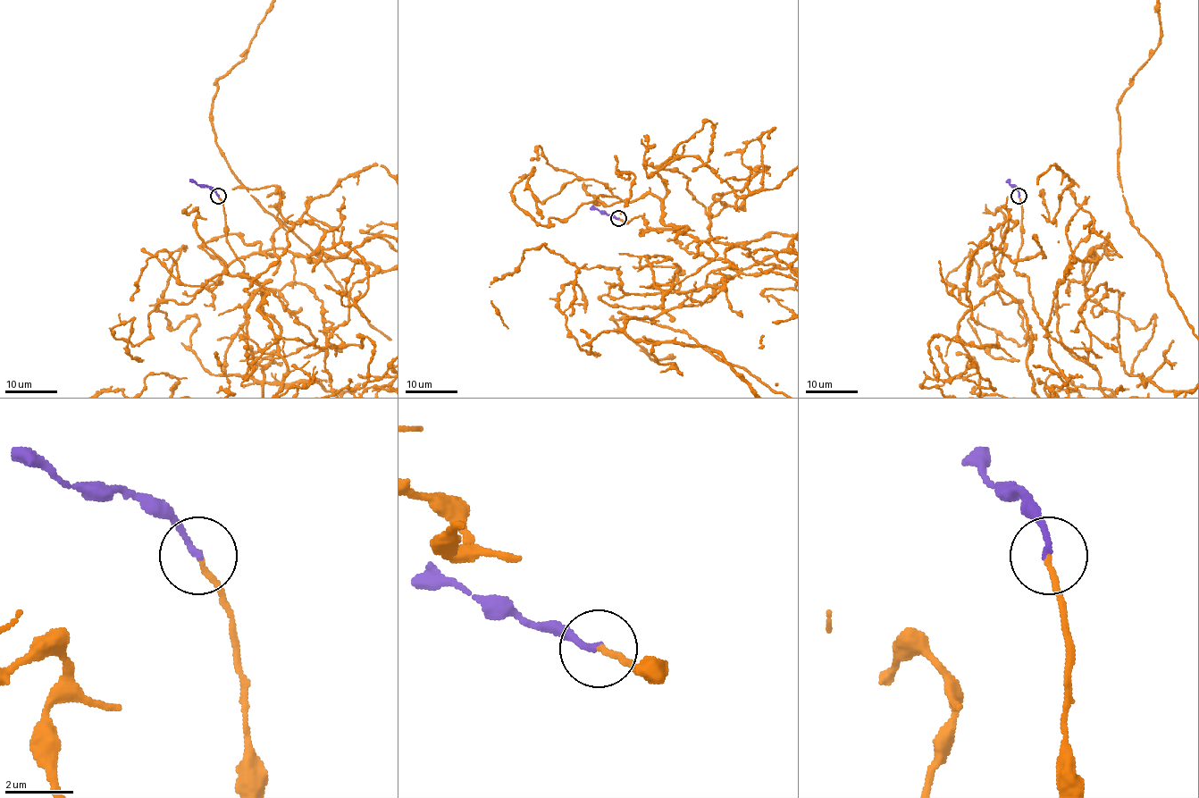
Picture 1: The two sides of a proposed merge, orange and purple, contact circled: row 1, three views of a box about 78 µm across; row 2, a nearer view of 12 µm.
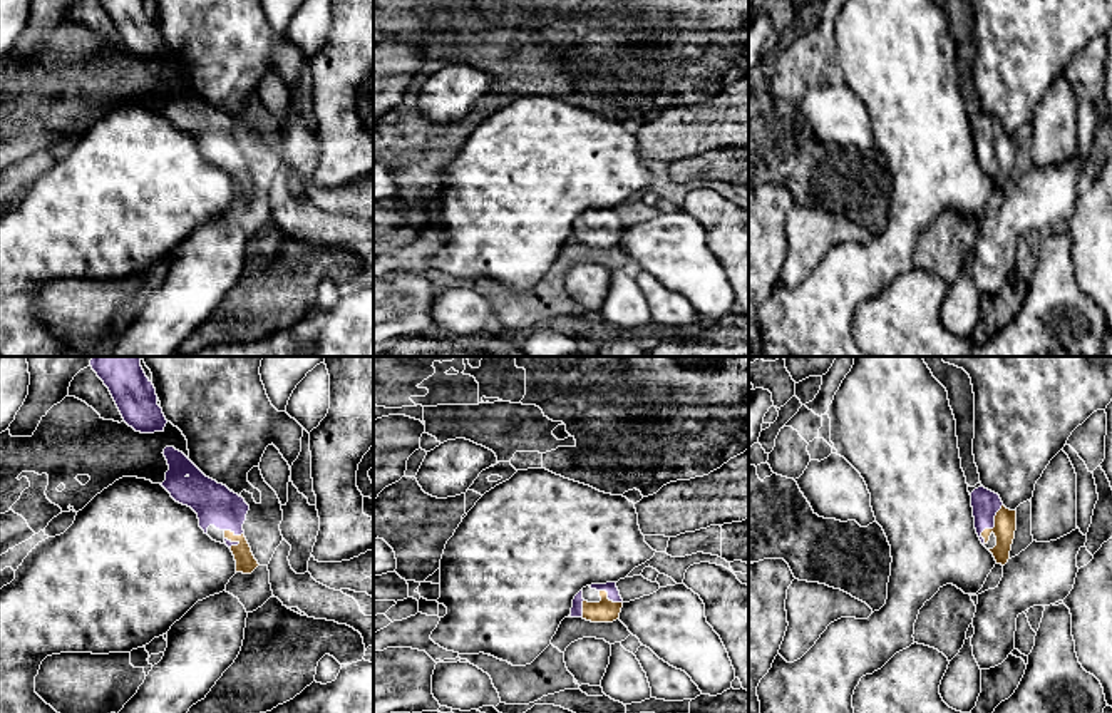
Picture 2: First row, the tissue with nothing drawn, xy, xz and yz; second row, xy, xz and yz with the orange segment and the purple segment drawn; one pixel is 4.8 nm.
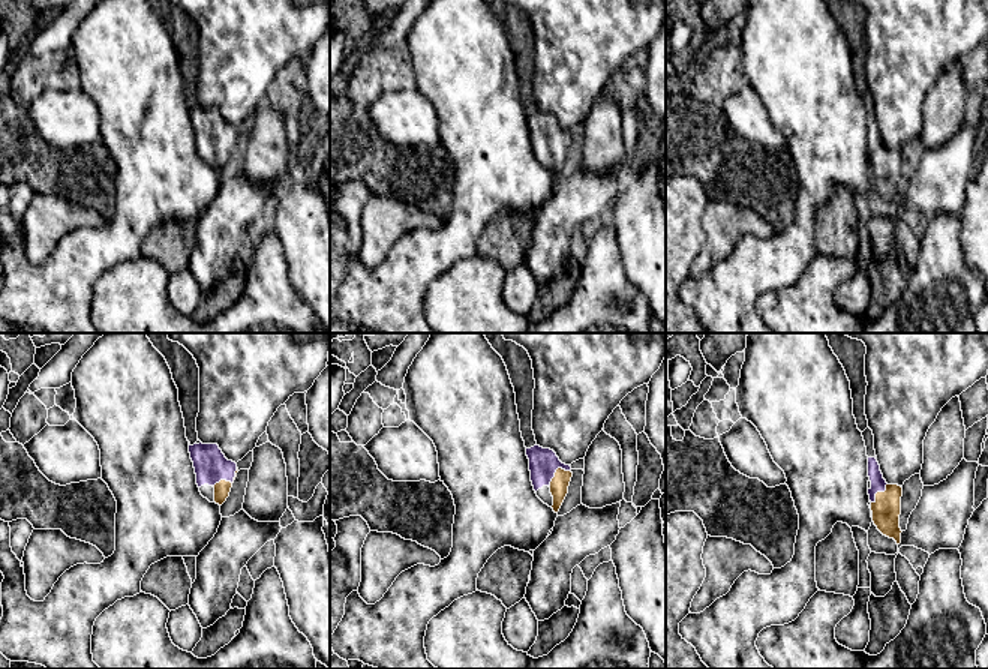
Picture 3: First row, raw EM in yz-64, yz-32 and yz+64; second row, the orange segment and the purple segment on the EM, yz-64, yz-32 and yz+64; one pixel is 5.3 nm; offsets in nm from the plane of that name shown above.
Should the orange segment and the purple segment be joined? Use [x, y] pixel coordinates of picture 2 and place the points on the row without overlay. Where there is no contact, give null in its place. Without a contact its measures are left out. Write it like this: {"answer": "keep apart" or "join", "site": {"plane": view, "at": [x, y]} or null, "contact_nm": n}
{"answer": "join", "site": {"plane": "yz", "at": [995, 151]}, "contact_nm": 220}

